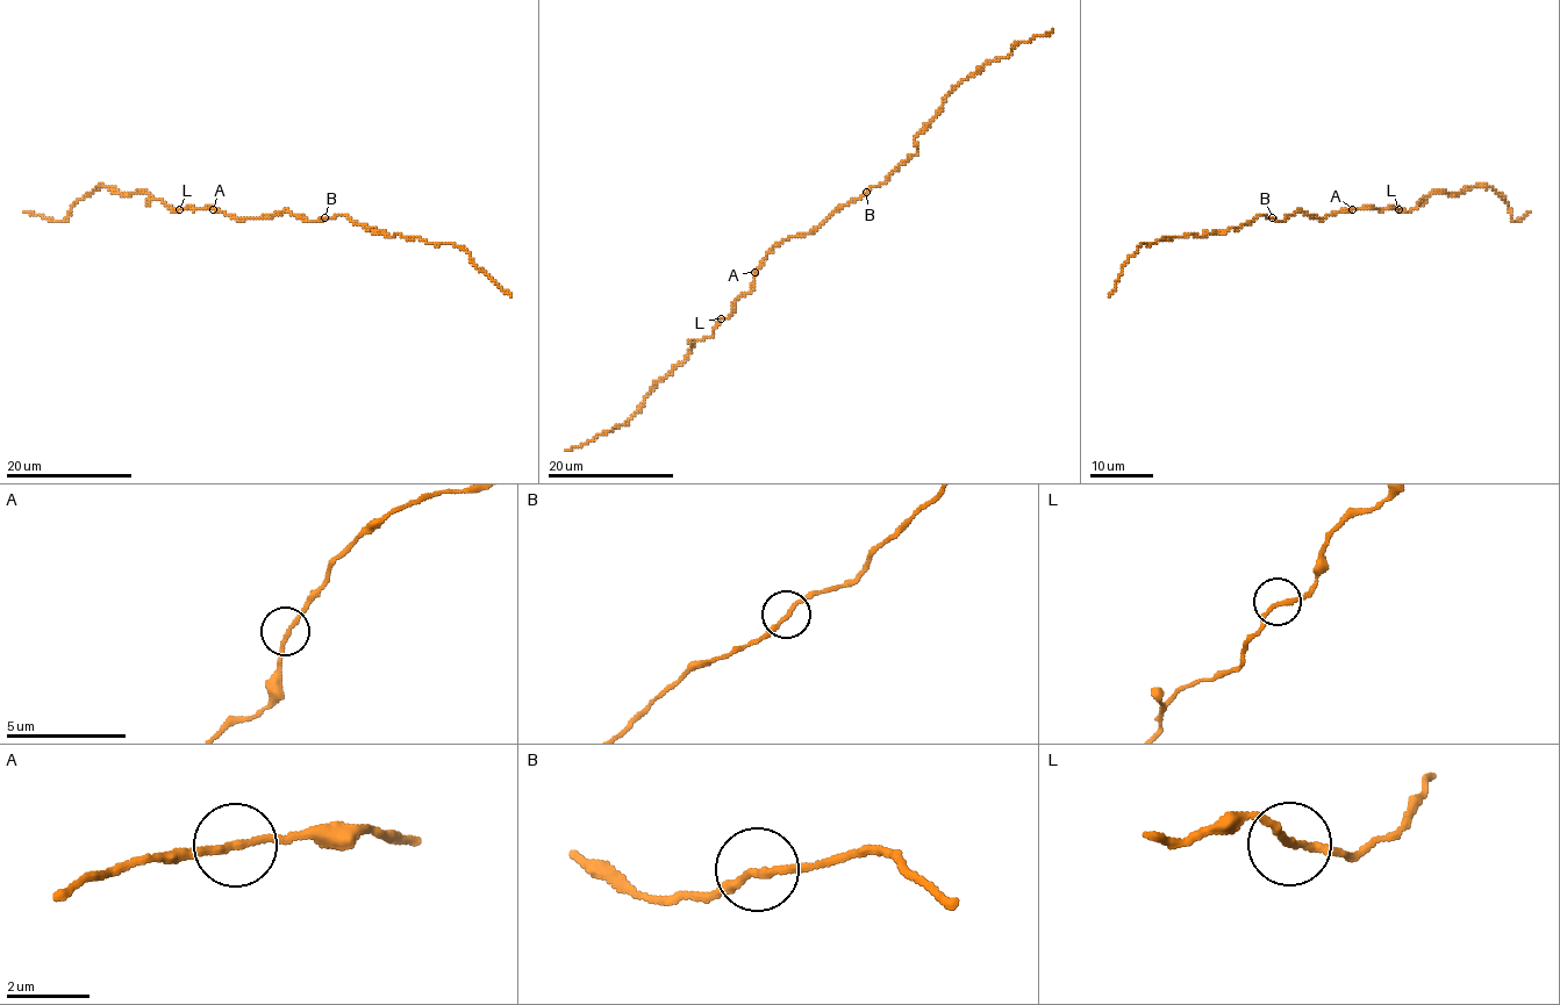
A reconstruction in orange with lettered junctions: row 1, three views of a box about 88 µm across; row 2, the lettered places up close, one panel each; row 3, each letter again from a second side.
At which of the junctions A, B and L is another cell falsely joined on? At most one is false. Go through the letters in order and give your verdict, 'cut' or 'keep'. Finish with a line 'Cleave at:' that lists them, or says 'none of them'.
A: keep
B: keep
L: cut
Cleave at: L

